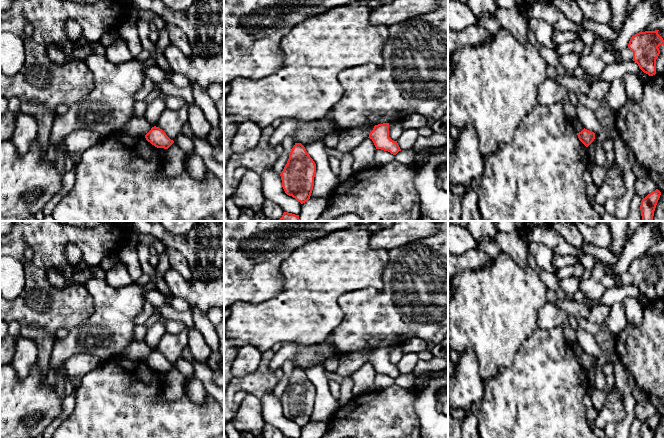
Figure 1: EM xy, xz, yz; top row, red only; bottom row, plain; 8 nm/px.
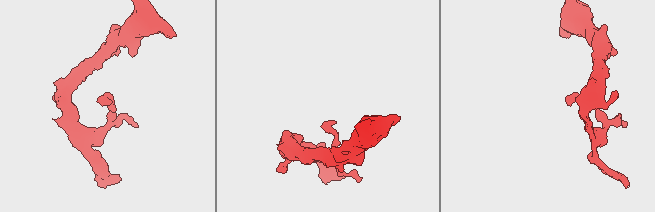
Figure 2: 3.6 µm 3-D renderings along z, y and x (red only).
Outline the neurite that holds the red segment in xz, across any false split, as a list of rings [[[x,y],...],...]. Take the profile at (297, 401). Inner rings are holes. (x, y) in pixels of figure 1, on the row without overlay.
[[[295,367],[280,398],[285,417],[301,428],[307,426],[313,414],[315,398],[315,386],[301,367]]]

